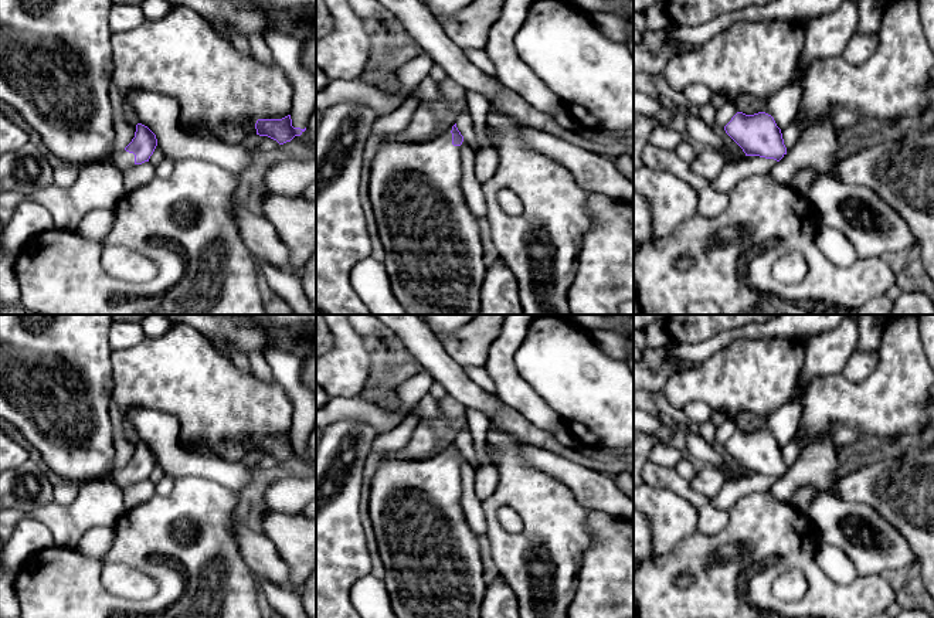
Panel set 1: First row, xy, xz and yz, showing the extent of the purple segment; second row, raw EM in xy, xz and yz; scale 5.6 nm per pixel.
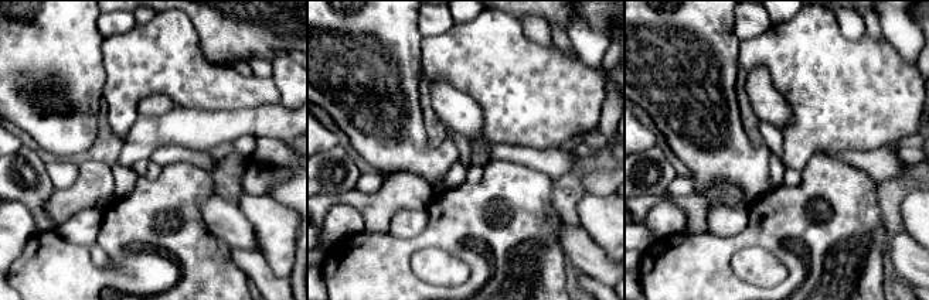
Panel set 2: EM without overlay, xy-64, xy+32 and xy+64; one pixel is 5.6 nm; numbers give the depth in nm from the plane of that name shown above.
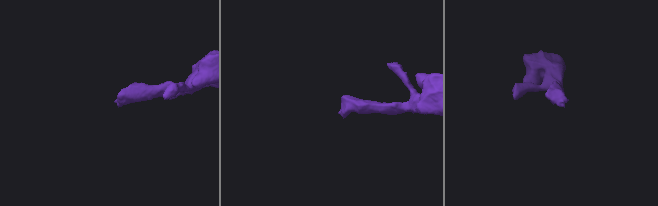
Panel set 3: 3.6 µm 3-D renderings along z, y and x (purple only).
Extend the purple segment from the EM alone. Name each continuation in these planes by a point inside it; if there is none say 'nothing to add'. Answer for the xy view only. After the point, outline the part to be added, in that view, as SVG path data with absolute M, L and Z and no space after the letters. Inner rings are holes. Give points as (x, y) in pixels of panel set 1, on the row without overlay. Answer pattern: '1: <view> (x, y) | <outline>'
1: xy (55, 376) | M0 315L0 420L13 424L34 446L47 464L62 481L82 485L91 479L108 479L122 490L135 483L135 472L113 462L112 428L109 404L113 394L113 378L109 346L109 332L113 323L112 315Z

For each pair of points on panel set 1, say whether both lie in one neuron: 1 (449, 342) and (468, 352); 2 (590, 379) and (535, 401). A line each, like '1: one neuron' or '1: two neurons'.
1: one neuron
2: two neurons

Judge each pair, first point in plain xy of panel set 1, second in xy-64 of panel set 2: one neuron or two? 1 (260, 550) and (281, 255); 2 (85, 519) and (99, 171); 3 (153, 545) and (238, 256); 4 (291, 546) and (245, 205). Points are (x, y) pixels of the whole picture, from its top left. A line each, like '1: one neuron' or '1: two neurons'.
1: two neurons
2: one neuron
3: two neurons
4: one neuron

